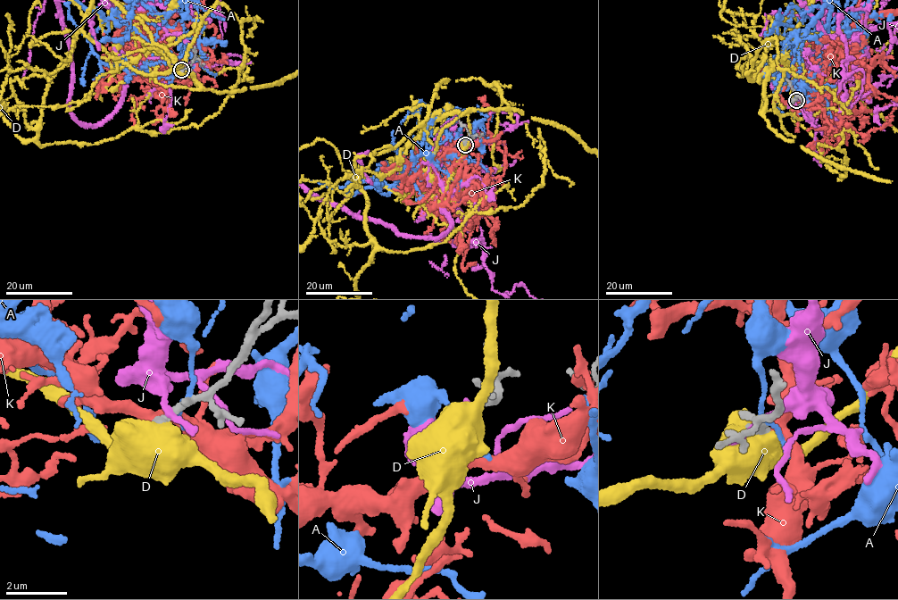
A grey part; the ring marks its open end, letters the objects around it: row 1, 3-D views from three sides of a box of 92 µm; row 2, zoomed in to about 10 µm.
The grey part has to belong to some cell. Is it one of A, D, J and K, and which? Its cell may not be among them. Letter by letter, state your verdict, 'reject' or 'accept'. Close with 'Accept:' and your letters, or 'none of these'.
A: reject
D: reject
J: reject
K: reject
Accept: none of these

